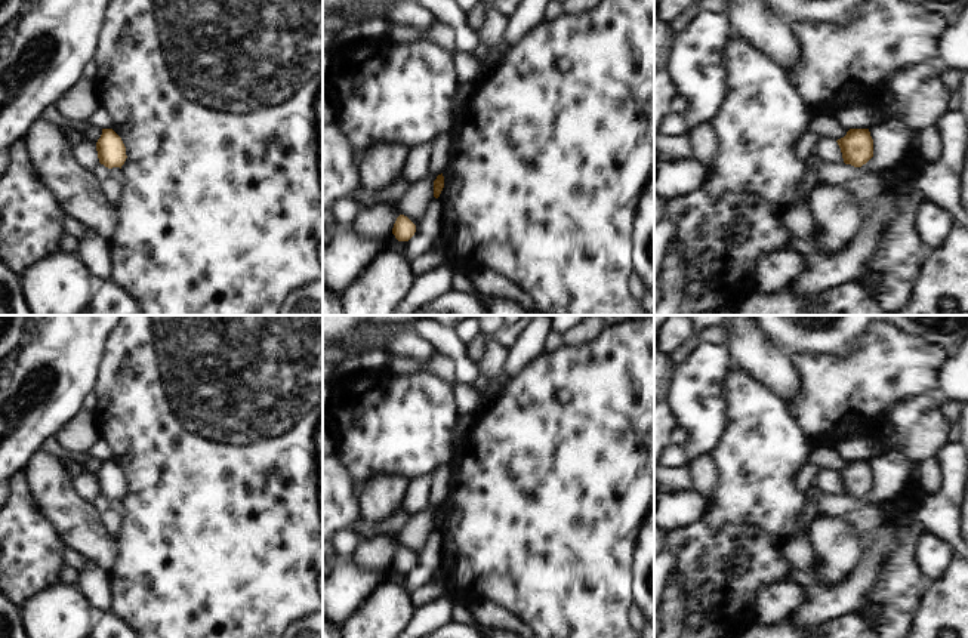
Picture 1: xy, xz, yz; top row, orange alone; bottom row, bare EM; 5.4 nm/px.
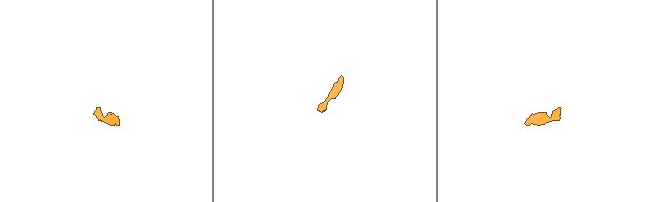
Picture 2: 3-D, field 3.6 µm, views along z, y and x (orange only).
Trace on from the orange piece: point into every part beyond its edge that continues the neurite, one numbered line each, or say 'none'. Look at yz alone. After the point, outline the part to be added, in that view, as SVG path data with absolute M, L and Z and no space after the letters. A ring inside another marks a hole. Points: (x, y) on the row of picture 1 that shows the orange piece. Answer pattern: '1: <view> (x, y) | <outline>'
none

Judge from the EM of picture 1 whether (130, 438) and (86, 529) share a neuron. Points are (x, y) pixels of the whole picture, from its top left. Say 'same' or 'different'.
different

